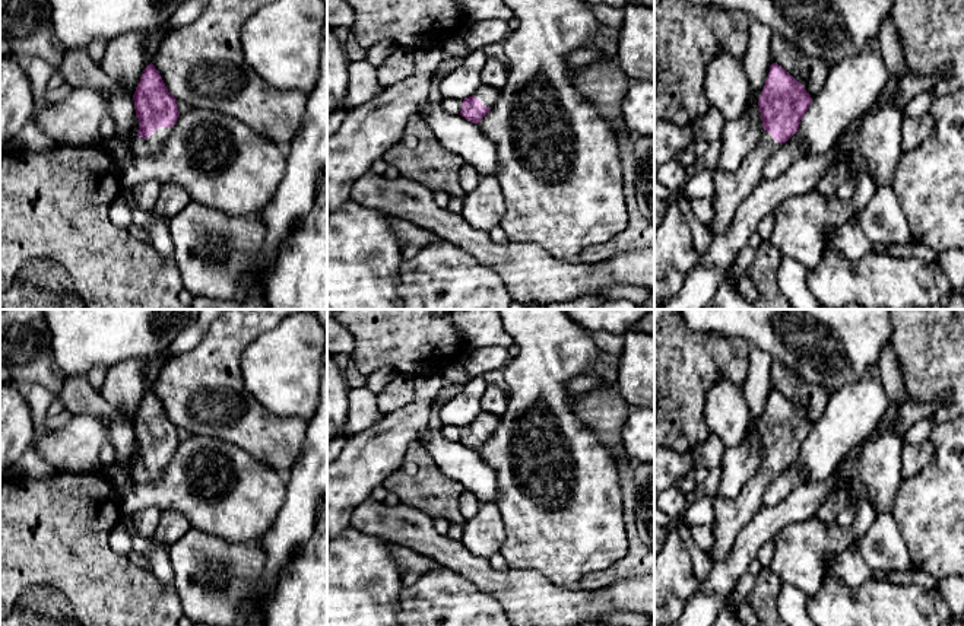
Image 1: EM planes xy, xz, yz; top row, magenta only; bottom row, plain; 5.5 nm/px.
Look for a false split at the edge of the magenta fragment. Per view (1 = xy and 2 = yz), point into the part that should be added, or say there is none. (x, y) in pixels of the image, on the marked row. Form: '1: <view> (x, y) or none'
1: xy (151, 145)
2: yz (731, 187)

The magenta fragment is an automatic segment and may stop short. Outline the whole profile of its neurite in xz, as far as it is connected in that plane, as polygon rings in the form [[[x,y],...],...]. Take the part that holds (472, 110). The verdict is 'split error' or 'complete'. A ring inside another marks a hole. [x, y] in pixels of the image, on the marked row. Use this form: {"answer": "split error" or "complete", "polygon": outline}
{"answer": "split error", "polygon": [[[481,85],[476,92],[462,102],[460,115],[466,120],[478,124],[497,104],[500,98],[500,89],[492,86]]]}

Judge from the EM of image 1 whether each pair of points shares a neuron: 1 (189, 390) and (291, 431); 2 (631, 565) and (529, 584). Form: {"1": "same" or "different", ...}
{"1": "same", "2": "different"}

